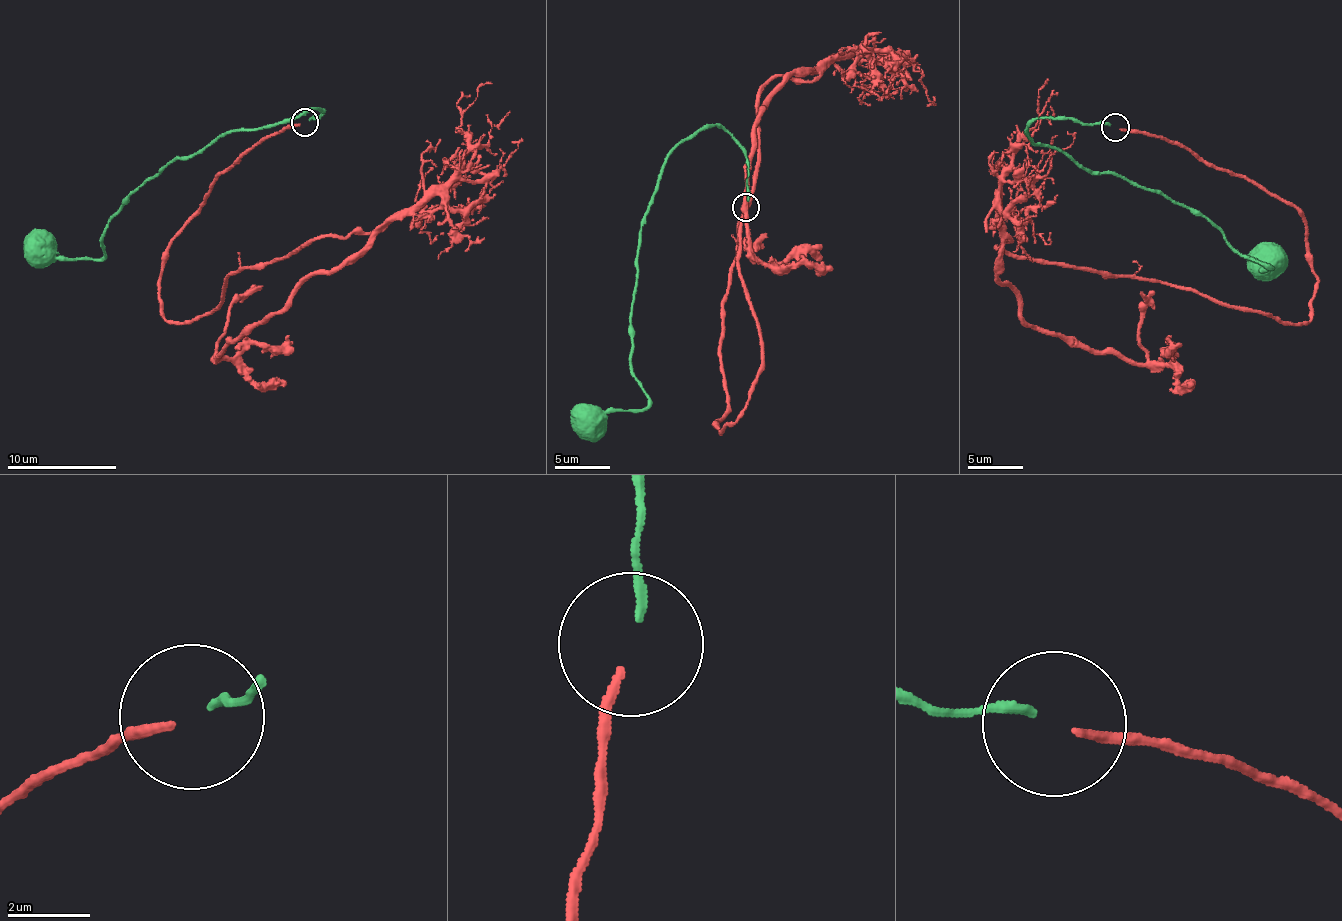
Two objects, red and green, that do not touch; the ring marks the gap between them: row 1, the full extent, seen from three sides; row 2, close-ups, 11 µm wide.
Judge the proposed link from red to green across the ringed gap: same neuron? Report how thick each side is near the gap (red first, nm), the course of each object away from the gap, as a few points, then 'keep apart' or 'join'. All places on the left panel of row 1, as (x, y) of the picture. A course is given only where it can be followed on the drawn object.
190/220 nm | red via (301, 125), (218, 175), (160, 275), (162, 316), (185, 322), (228, 276), (373, 234), (218, 354), (292, 342) | green via (309, 121), (325, 112), (222, 134), (174, 160), (121, 205), (101, 258), (52, 258), (35, 247) | join

